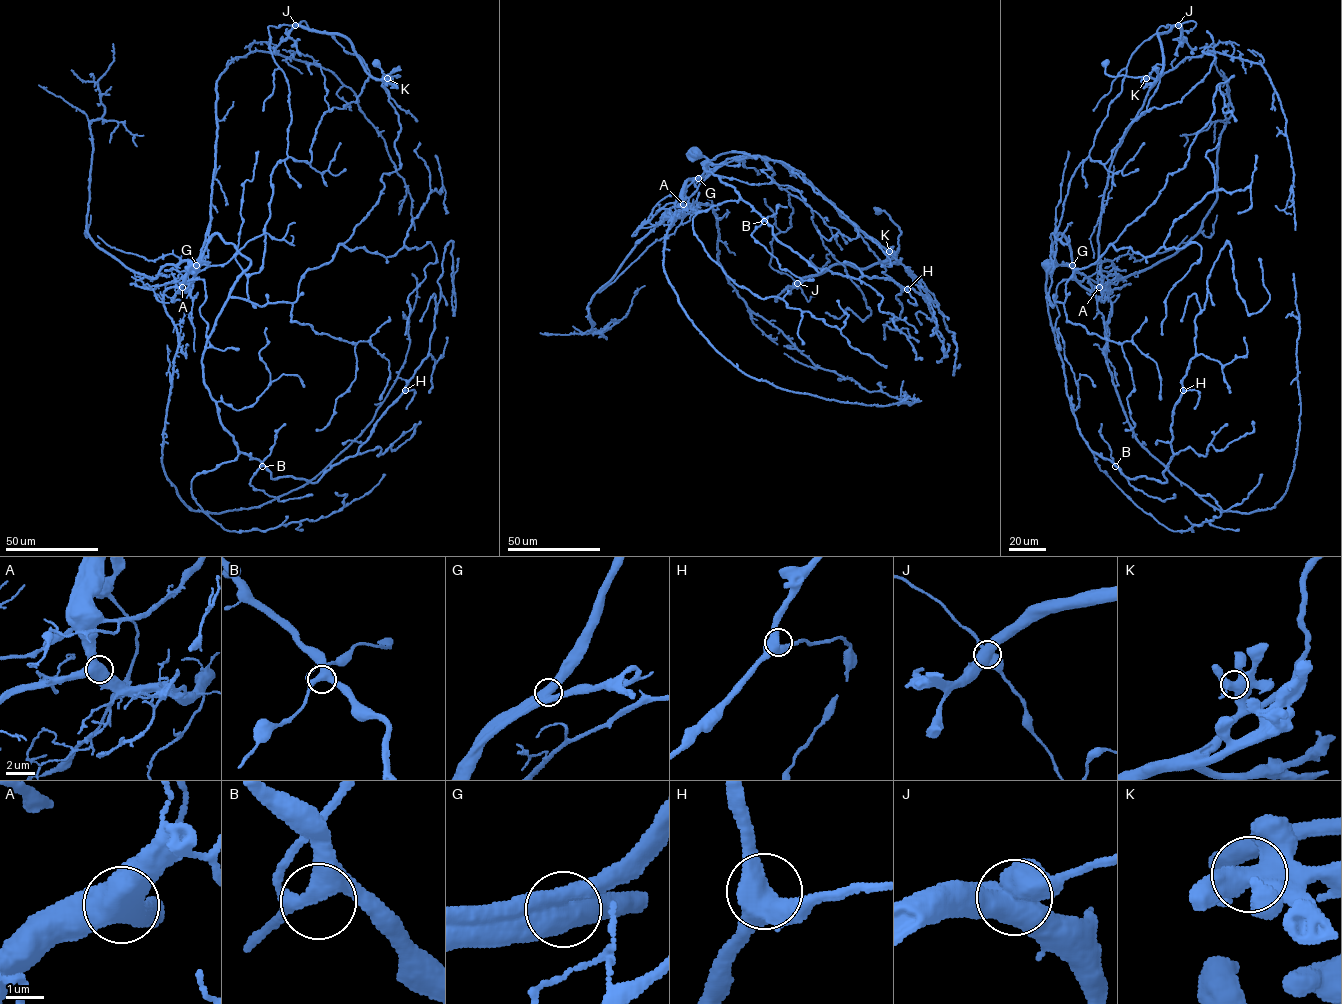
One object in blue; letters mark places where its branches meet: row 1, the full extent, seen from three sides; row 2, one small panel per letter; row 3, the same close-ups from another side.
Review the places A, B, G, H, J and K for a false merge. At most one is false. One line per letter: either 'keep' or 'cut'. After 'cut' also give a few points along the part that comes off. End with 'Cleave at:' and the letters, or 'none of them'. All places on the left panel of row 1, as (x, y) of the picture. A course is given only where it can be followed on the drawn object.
A: keep
B: keep
G: keep
H: keep
J: cut; course (295, 25), (342, 34), (364, 69), (372, 76), (386, 79), (399, 76), (385, 75), (375, 59)
K: keep
Cleave at: J

